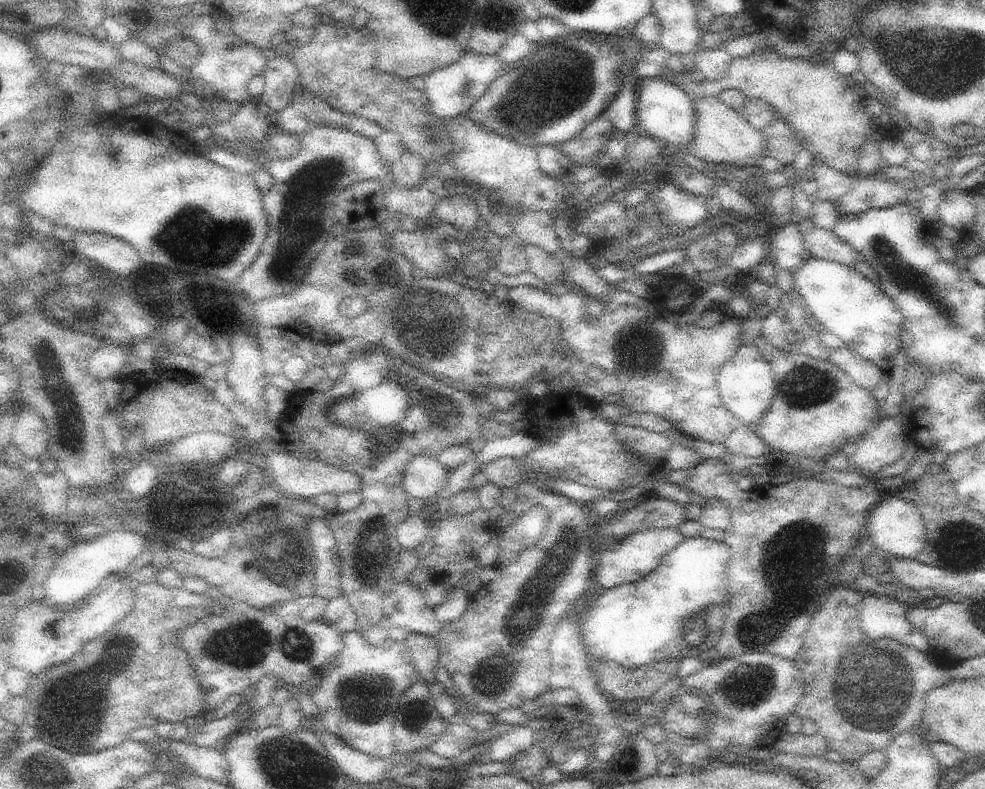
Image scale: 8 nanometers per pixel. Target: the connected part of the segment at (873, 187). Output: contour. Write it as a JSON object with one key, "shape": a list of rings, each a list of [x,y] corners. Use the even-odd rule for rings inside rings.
{"shape":[[[854,175],[852,188],[837,201],[837,211],[846,214],[860,214],[870,208],[886,209],[900,203],[908,203],[910,192],[904,184],[890,180],[874,180]]]}

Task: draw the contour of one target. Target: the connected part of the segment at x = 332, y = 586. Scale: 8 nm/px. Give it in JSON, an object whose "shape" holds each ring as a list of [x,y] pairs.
{"shape":[[[314,518],[309,522],[309,535],[315,552],[316,595],[331,601],[342,595],[341,558],[334,531],[328,518]]]}

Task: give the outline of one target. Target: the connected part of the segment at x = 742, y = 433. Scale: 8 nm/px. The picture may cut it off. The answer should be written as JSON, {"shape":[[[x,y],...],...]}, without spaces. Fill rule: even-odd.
{"shape":[[[745,423],[738,426],[728,438],[724,445],[727,451],[734,455],[745,457],[758,458],[765,456],[771,449],[768,444],[758,436],[758,432],[752,426],[747,426]]]}

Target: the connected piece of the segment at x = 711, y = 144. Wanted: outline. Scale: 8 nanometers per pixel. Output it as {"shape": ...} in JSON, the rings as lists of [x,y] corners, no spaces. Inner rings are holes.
{"shape":[[[718,97],[692,98],[696,108],[696,136],[686,152],[704,160],[709,164],[736,163],[740,168],[758,167],[761,160],[766,157],[764,148],[768,148],[768,140],[756,128],[752,128],[744,119],[741,112],[728,108]]]}

